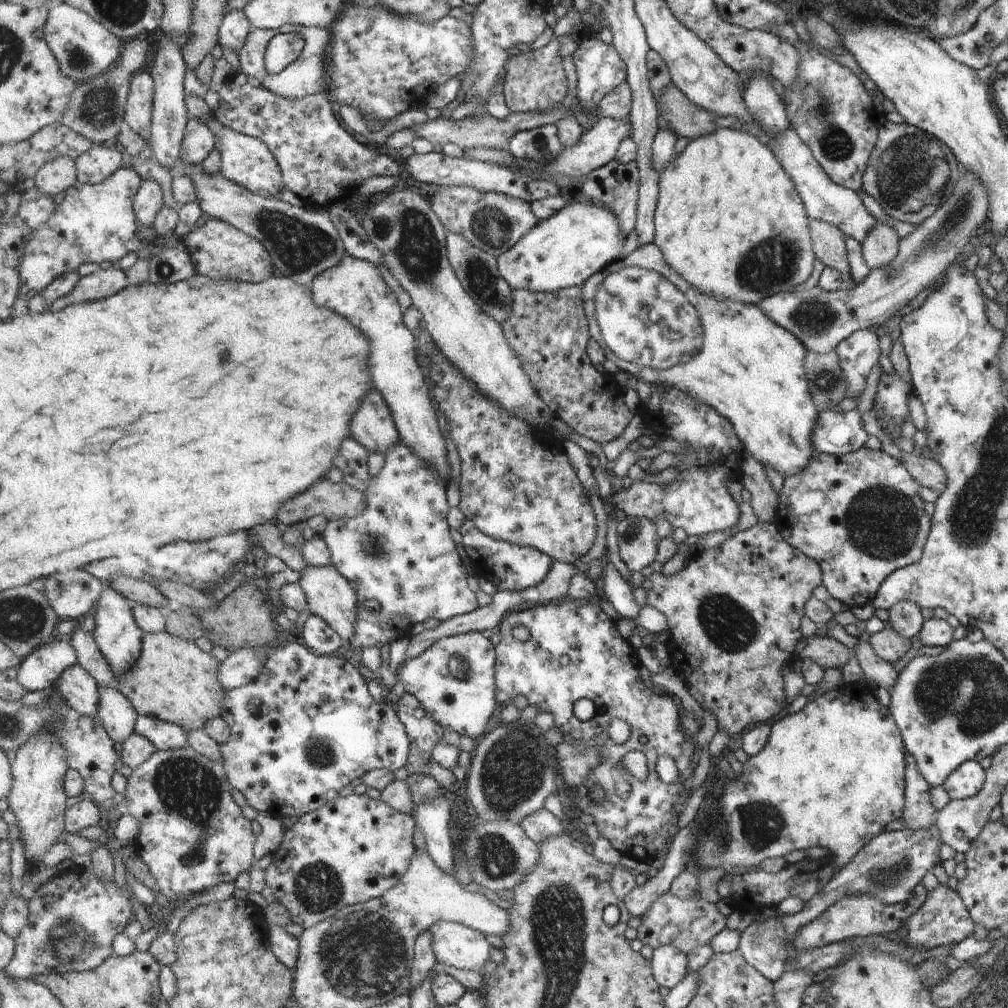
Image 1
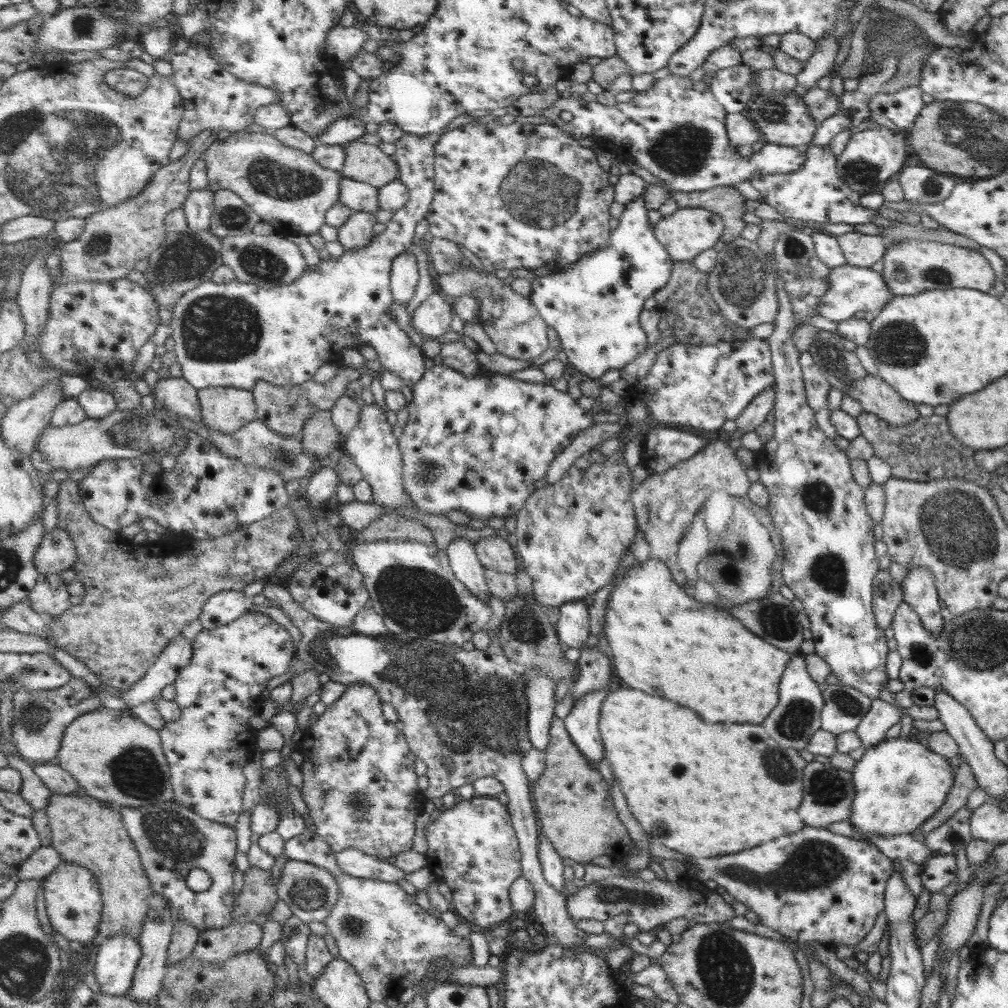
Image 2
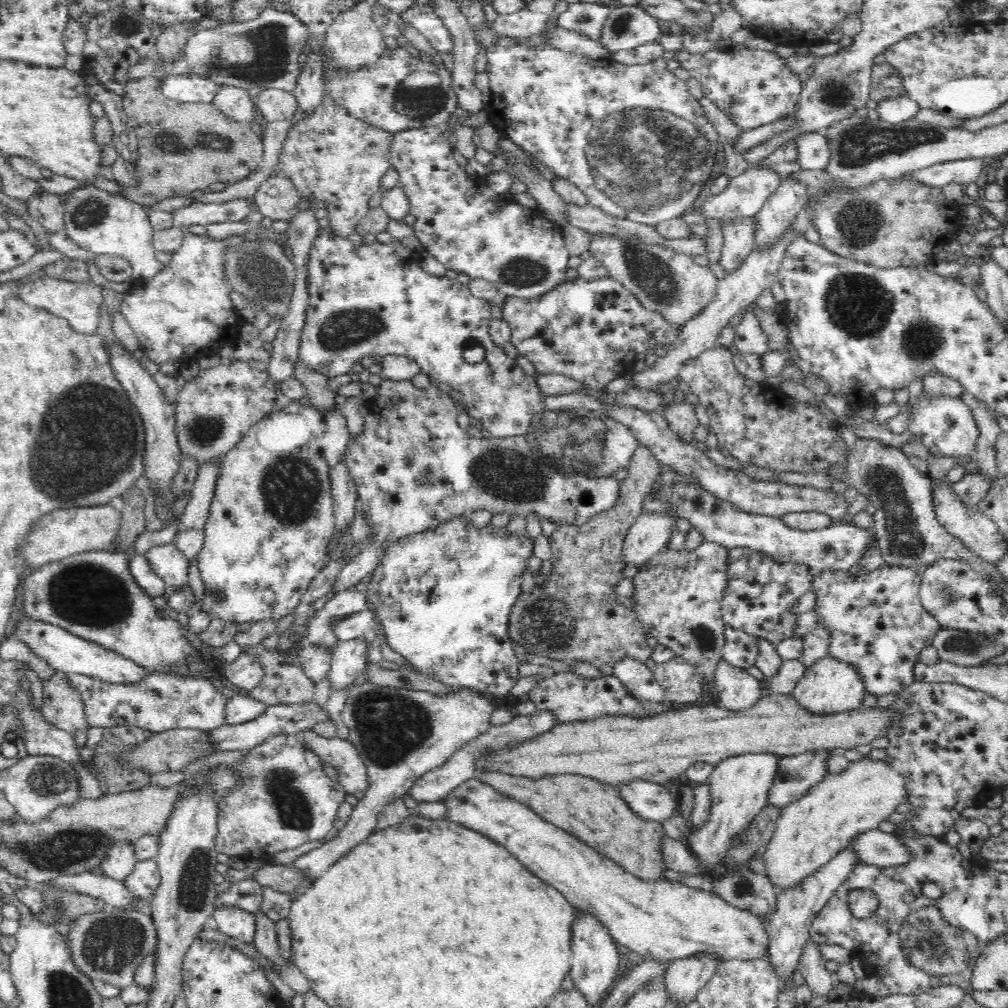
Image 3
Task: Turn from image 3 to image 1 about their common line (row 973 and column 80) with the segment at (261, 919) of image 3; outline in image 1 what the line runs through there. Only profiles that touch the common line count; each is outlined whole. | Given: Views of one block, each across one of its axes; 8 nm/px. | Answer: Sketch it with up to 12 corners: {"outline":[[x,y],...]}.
{"outline":[[123,270],[82,277],[70,304],[99,301],[127,286]]}

